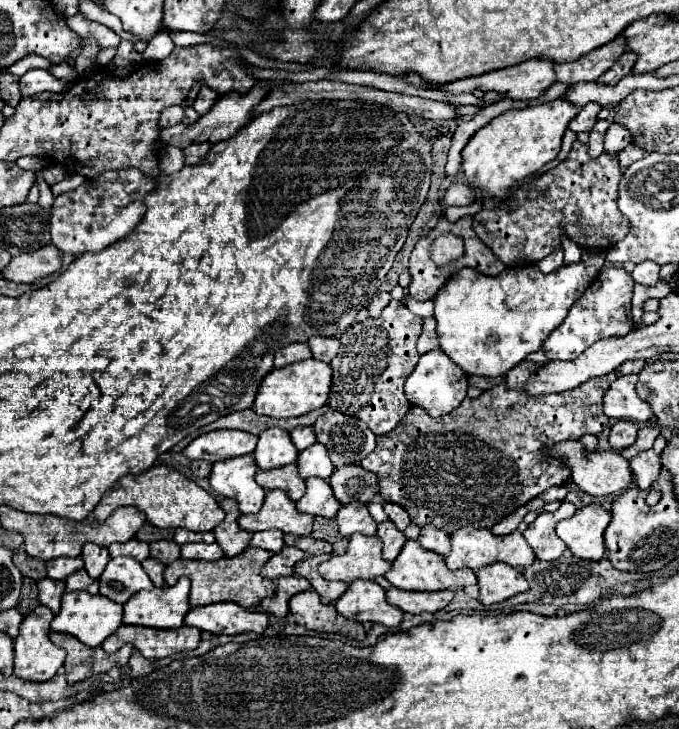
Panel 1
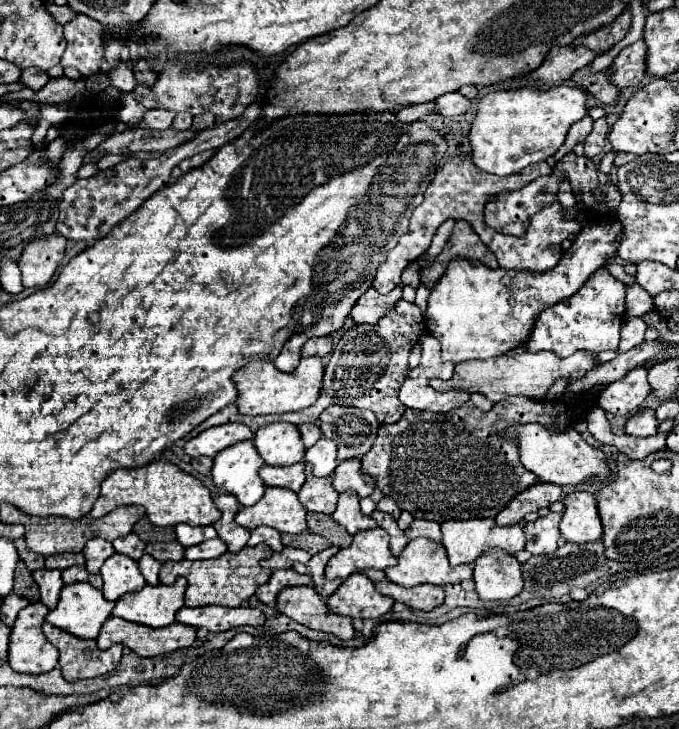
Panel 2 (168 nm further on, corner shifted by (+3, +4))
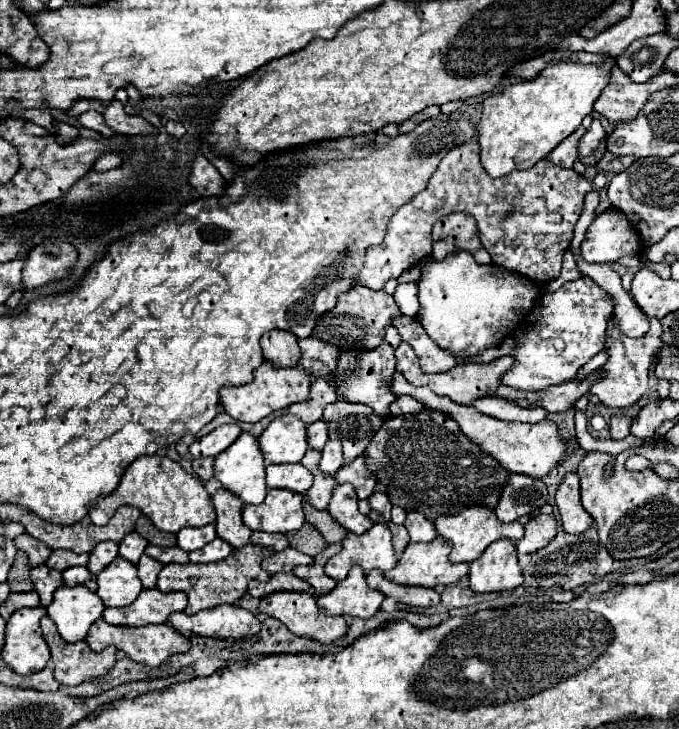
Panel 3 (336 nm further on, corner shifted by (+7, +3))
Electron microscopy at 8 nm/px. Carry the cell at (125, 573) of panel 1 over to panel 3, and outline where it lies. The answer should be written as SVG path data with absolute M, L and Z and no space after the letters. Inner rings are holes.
M117 557L97 575L97 595L107 607L123 607L137 599L143 585L137 577L137 567Z

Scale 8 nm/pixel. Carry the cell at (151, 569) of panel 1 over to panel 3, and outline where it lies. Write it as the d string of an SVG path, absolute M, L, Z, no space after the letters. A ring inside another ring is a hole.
M143 555L141 561L137 563L137 569L139 569L139 579L141 579L143 587L153 589L155 583L157 583L157 575L159 575L159 571L163 569L163 563L159 563L159 561Z

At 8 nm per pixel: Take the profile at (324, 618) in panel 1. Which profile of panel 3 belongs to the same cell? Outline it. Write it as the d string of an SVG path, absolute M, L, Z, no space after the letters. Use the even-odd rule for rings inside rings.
M281 591L277 595L267 595L259 601L259 613L273 617L277 621L281 621L291 633L299 635L299 637L309 637L313 641L319 641L323 645L329 645L341 637L345 637L347 633L347 623L343 617L327 617L323 615L317 605L315 605L315 597L309 593L295 593L295 591Z

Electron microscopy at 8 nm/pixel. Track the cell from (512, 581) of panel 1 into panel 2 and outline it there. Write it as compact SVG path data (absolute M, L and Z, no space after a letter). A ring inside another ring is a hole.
M491 550L473 564L473 580L481 600L509 600L523 590L521 566L515 556L503 550Z

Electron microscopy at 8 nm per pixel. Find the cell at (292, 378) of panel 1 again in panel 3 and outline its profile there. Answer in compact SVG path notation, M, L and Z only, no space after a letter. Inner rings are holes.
M263 361L255 369L255 379L247 385L239 387L223 387L219 391L221 397L221 407L227 415L231 415L235 421L247 421L247 423L257 423L263 417L271 415L273 411L285 409L293 403L301 403L307 399L307 391L311 387L311 377L303 371L303 367L293 365L293 367L275 367L269 361Z

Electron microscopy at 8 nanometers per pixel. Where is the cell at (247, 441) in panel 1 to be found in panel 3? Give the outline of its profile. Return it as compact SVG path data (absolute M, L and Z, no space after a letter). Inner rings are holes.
M235 423L223 425L215 431L211 431L209 435L195 439L189 445L189 451L193 457L215 457L215 455L223 453L239 435L241 435L241 429Z

